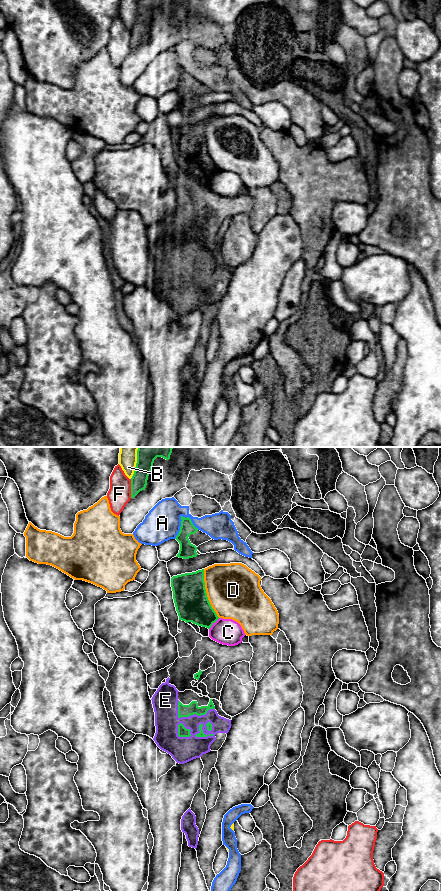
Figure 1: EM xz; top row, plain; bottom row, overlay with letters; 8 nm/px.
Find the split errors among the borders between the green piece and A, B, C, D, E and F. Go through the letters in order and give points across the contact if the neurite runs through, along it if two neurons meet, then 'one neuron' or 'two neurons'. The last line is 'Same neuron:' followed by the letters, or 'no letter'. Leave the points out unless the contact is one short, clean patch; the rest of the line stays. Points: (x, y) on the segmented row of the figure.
A: two neurons
B: two neurons
C: border along xz (219, 618), (209, 629); two neurons
D: border along xz (203, 569), (206, 596), (211, 607), (219, 617); two neurons
E: one neuron
F: two neurons
Same neuron: E

